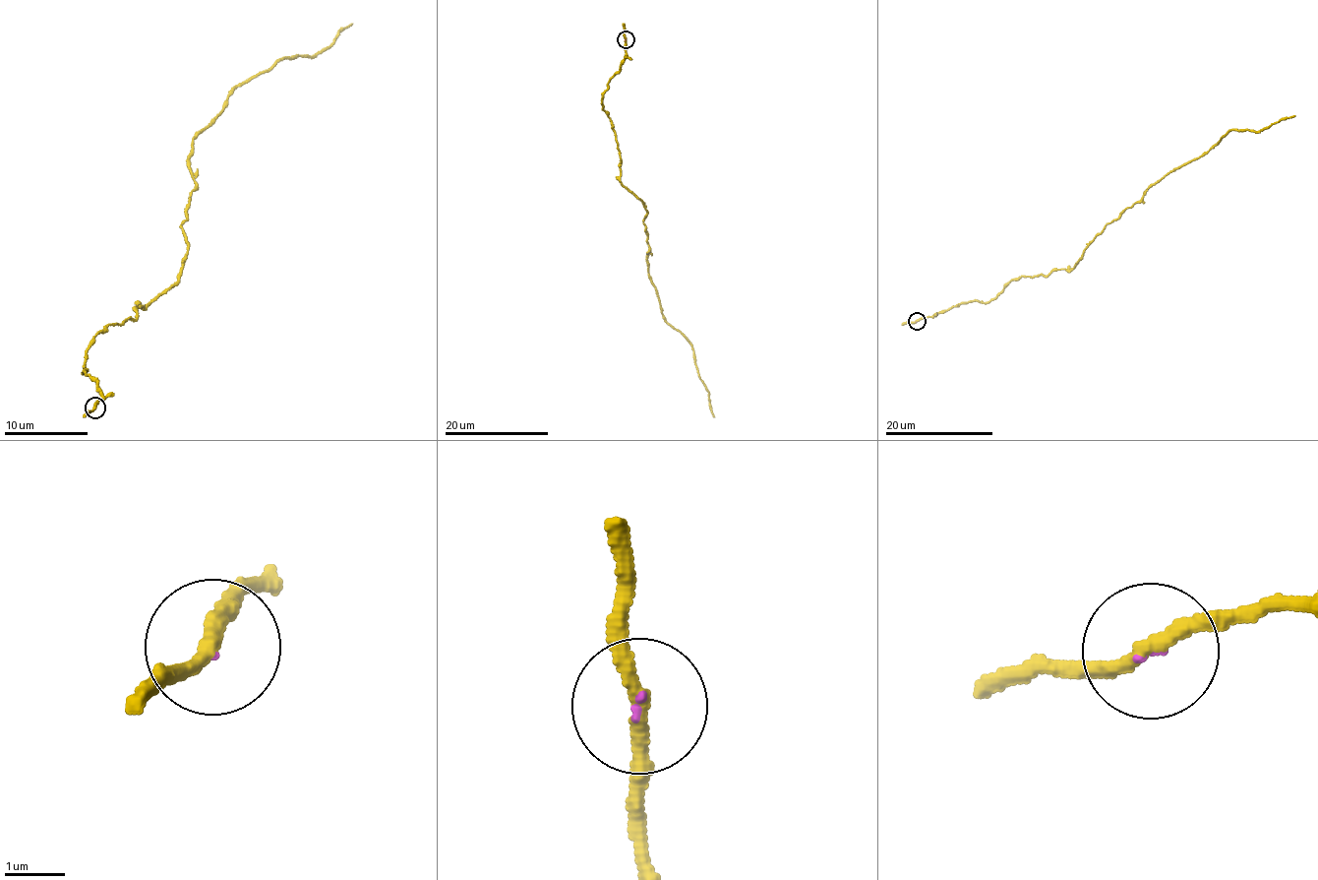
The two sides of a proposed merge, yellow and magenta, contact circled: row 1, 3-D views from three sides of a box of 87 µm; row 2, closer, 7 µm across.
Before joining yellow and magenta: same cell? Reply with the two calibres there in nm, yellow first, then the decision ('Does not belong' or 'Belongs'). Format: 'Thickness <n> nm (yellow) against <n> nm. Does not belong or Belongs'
Thickness 240 nm (yellow) against 60 nm. Belongs

